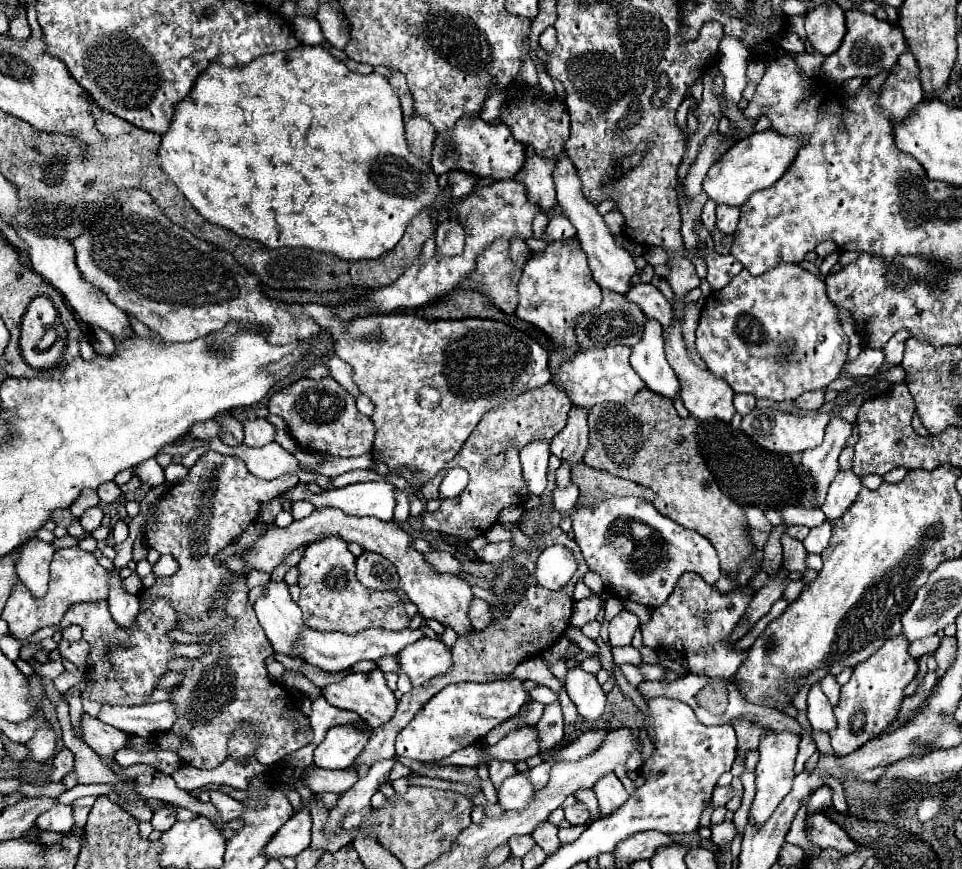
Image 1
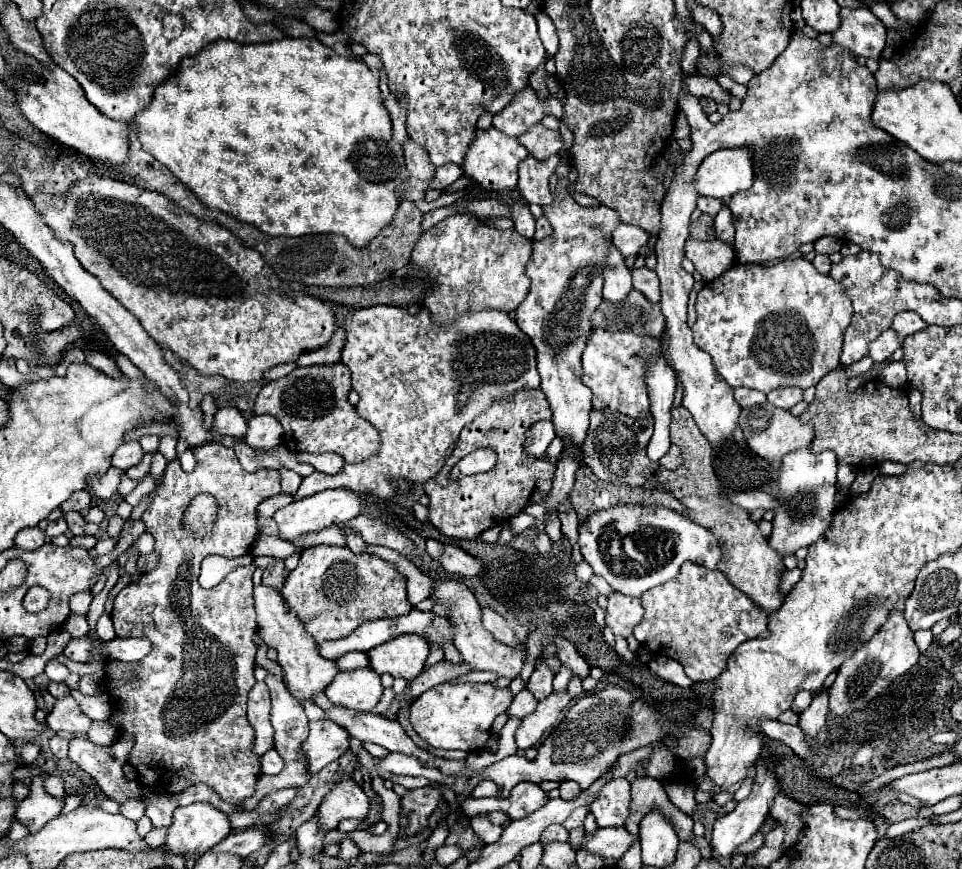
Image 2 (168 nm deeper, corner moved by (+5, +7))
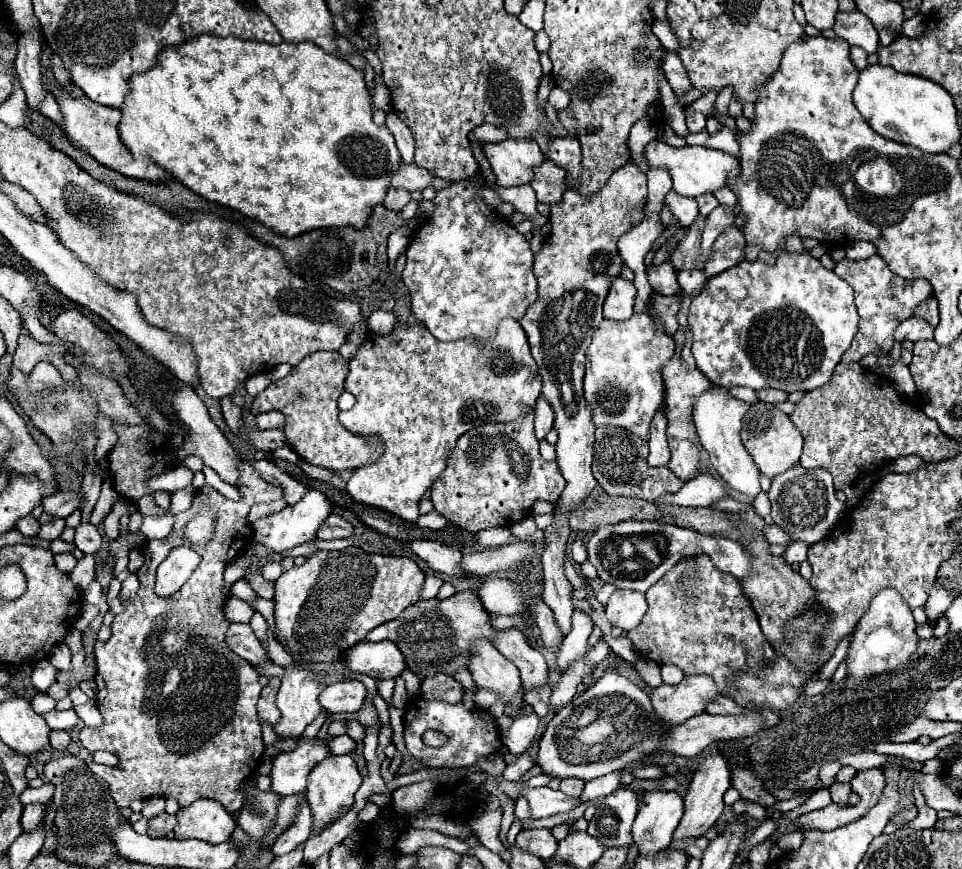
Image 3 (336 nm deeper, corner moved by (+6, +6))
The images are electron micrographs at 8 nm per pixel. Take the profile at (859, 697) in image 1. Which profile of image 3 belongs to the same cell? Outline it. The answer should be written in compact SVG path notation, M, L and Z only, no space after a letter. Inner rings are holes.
M885 588L871 600L869 610L863 614L863 618L855 628L847 654L849 676L861 682L863 678L885 674L897 668L899 664L909 662L915 648L917 648L917 634L915 634L915 620L911 608L905 604L905 600L897 590Z

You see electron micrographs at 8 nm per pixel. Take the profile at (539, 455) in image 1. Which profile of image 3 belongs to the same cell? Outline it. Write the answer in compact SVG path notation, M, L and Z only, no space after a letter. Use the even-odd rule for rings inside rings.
M541 396L535 404L535 436L537 436L537 440L545 438L545 434L553 428L553 420L555 420L555 412L549 406L549 402Z

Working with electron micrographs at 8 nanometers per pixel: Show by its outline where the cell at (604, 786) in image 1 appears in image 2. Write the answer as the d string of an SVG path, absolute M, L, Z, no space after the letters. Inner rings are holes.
M612 779L602 787L598 799L590 805L598 827L620 827L628 817L630 805L630 783L622 779Z

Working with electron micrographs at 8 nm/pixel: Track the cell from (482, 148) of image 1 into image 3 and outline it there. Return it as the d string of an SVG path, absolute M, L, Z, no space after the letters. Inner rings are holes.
M503 140L499 144L487 144L483 148L497 176L499 186L521 186L533 180L533 168L539 166L545 156L535 140Z

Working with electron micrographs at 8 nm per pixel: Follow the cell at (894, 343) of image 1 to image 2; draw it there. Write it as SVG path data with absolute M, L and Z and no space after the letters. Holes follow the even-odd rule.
M912 311L898 313L896 319L894 319L894 323L892 323L892 329L896 331L896 335L900 339L904 339L906 335L912 335L912 333L924 329L924 327L926 327L926 323L916 313L912 313Z

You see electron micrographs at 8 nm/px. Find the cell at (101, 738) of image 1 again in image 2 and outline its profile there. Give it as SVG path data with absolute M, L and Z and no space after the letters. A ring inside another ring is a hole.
M72 695L56 699L50 715L46 717L46 723L54 731L68 731L68 733L82 733L82 735L86 735L92 727L92 719L82 713L78 701L72 699Z

